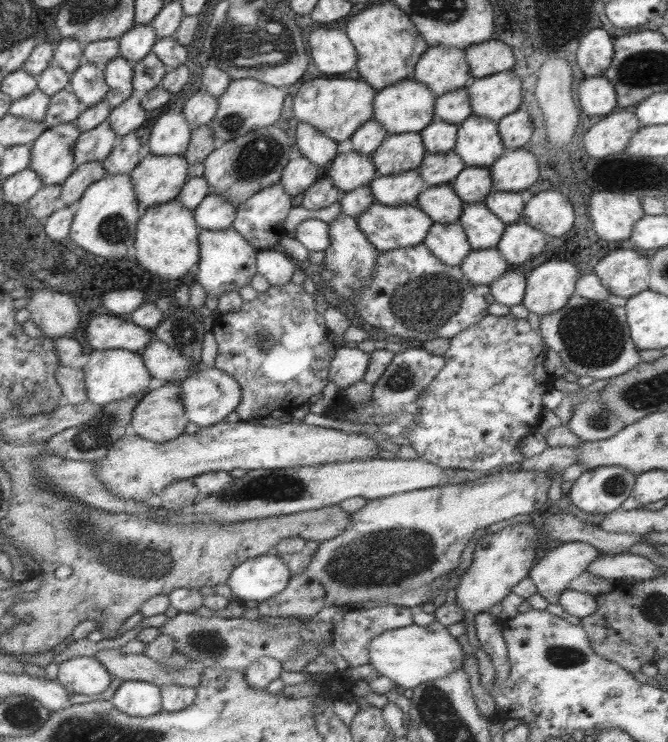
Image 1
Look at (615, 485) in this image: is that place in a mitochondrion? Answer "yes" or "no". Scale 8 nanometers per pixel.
yes

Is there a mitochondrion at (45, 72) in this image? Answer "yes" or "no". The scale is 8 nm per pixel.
no

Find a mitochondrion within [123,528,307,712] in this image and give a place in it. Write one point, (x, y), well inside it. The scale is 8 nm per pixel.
(208, 643)

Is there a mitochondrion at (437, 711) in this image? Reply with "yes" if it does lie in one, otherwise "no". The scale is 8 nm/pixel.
yes

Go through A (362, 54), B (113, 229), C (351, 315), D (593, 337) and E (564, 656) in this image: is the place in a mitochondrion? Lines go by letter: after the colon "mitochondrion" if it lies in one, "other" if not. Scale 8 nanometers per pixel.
A: other
B: mitochondrion
C: other
D: mitochondrion
E: mitochondrion

